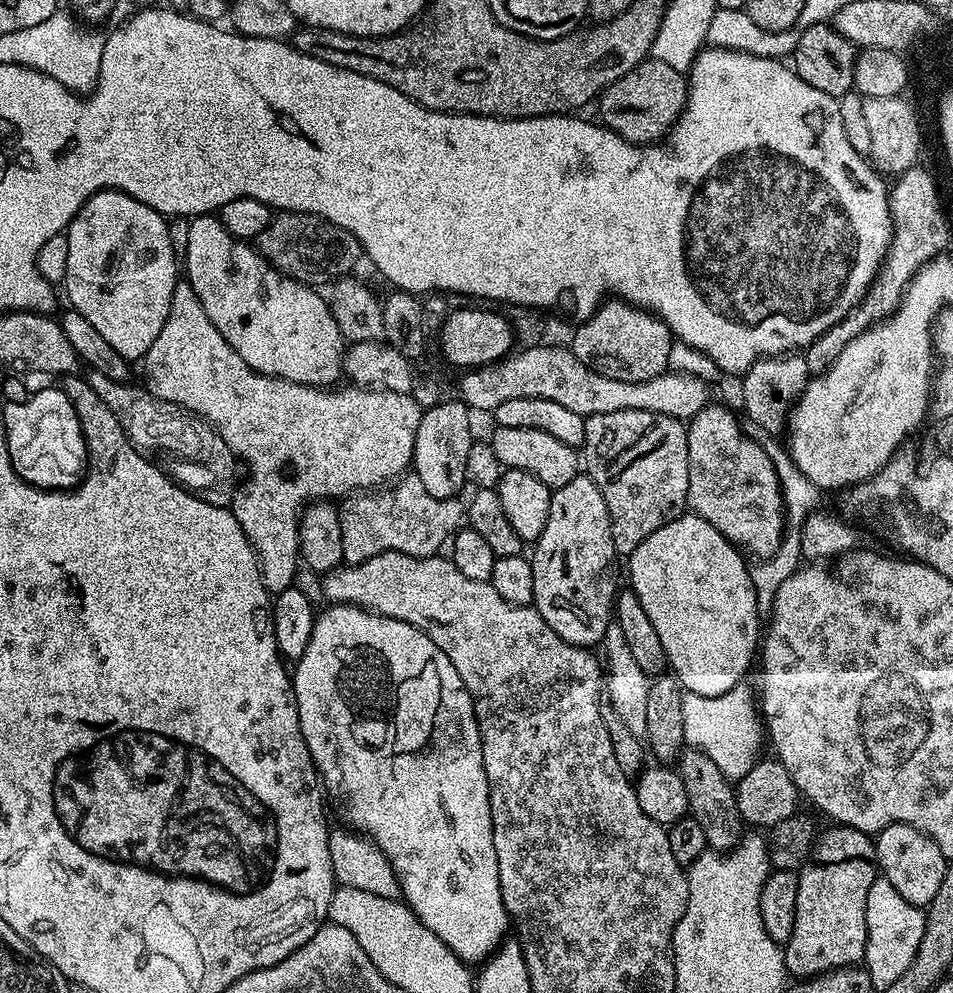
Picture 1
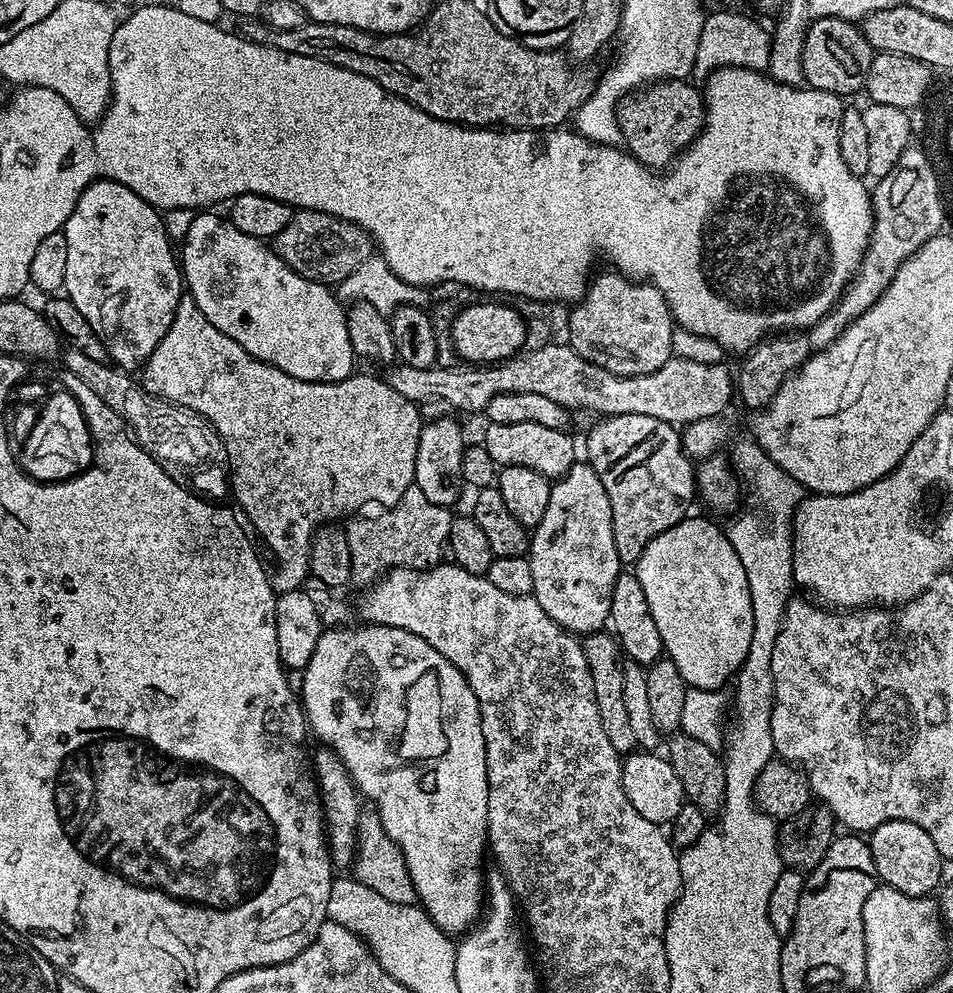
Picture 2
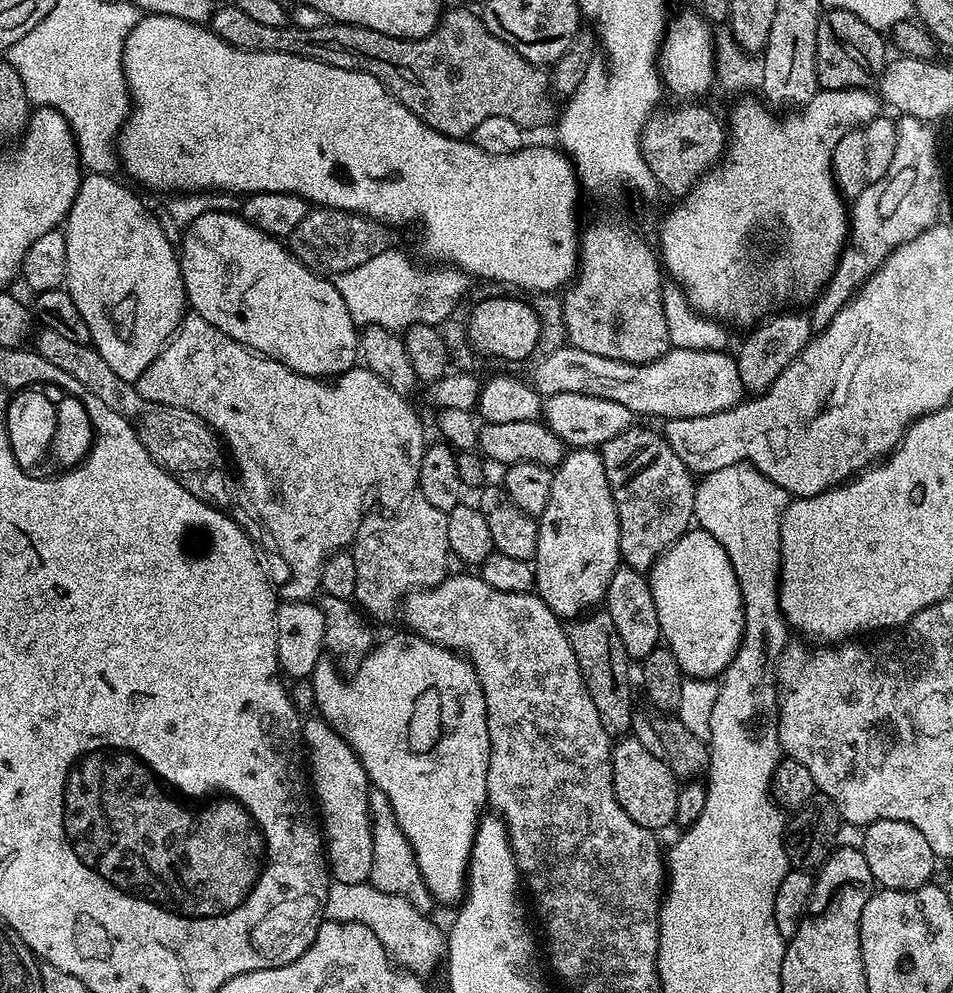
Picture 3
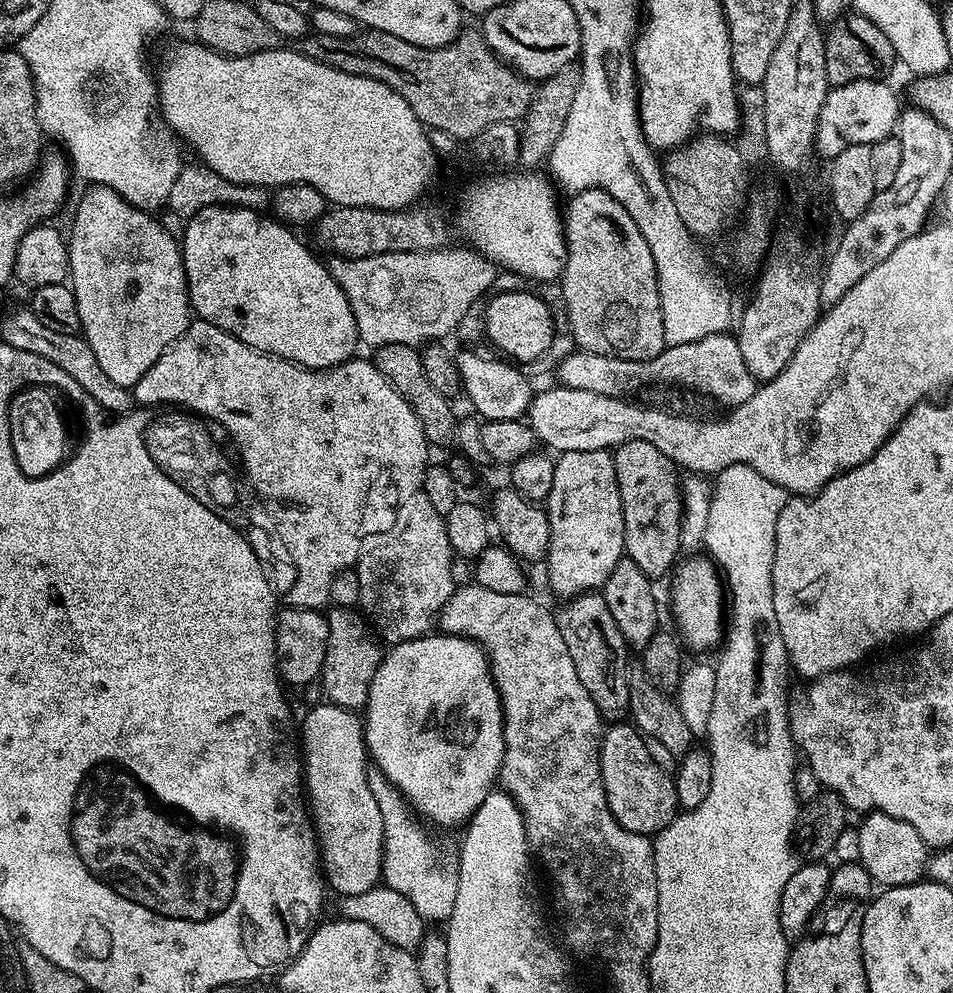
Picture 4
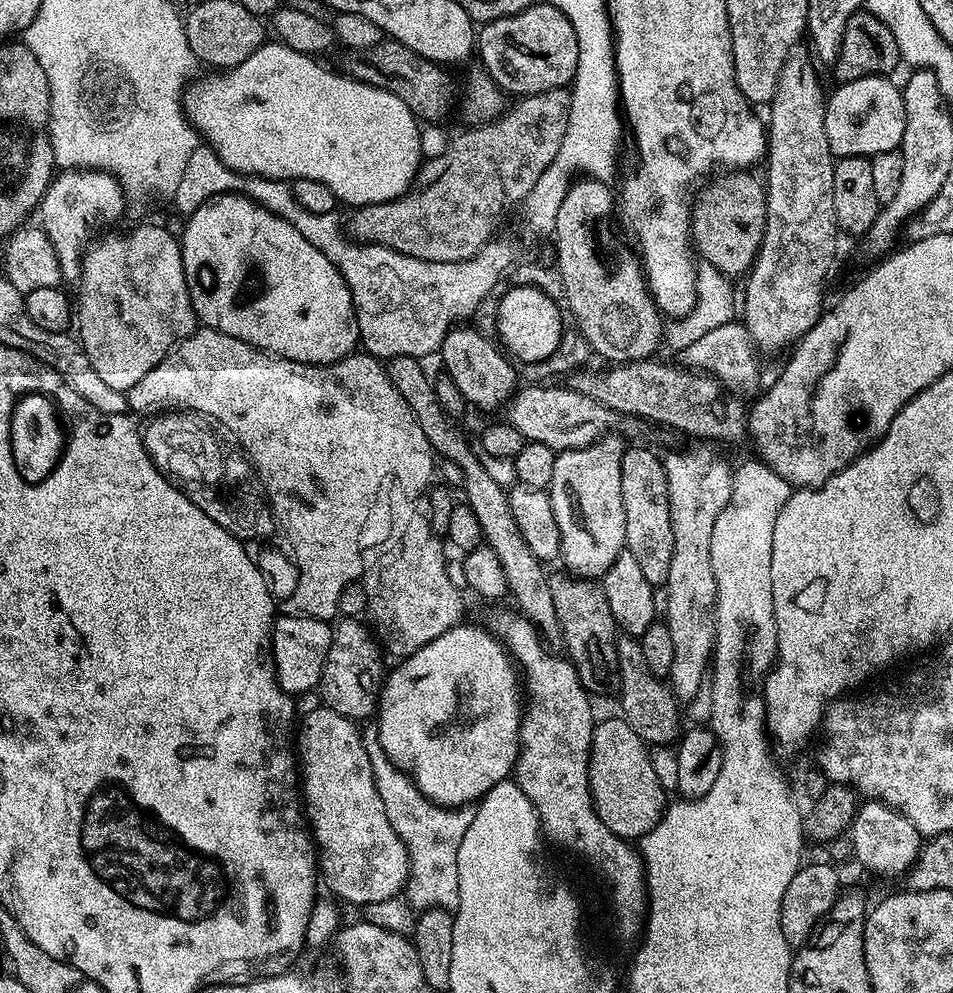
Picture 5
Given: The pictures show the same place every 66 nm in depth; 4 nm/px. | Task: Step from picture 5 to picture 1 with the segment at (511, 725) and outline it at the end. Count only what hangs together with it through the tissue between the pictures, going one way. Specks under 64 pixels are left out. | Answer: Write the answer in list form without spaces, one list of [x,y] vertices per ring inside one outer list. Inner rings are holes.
[[[332,604],[328,606],[325,612],[321,611],[317,615],[314,622],[314,630],[310,634],[310,643],[306,645],[306,654],[302,654],[302,658],[295,661],[294,671],[291,673],[290,679],[292,681],[292,693],[296,696],[296,709],[298,710],[298,718],[302,726],[302,738],[310,750],[313,762],[316,763],[316,770],[320,774],[320,779],[323,787],[326,789],[327,795],[331,799],[333,796],[340,803],[340,812],[344,815],[345,822],[348,823],[345,825],[349,829],[363,835],[371,836],[372,841],[383,850],[386,858],[394,866],[394,874],[400,883],[400,895],[404,903],[412,909],[412,913],[422,923],[430,926],[430,930],[434,930],[434,934],[438,934],[438,938],[442,938],[442,942],[446,942],[446,946],[450,946],[450,950],[454,950],[454,954],[458,954],[460,960],[463,960],[469,966],[476,966],[487,960],[504,943],[506,937],[509,935],[510,917],[506,906],[502,902],[502,890],[500,889],[500,879],[498,878],[498,854],[494,850],[494,830],[492,829],[492,811],[490,810],[490,798],[488,797],[488,779],[486,778],[486,766],[484,765],[482,746],[480,745],[480,722],[474,714],[474,706],[472,705],[470,694],[466,690],[462,678],[458,678],[458,670],[454,670],[454,666],[450,666],[450,658],[446,658],[446,654],[442,650],[438,650],[438,646],[434,646],[432,639],[422,630],[418,630],[406,622],[395,620],[389,616],[380,616],[376,612],[369,612],[366,608],[358,608],[355,604]]]

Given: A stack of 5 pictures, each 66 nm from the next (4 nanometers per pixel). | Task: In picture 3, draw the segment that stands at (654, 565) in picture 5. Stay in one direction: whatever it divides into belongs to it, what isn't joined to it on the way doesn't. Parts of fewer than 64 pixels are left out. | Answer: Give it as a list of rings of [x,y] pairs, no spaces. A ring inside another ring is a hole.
[[[639,426],[627,428],[602,445],[599,454],[618,510],[620,559],[627,567],[647,573],[652,563],[693,523],[696,490],[693,473],[670,450],[657,429],[655,432]]]

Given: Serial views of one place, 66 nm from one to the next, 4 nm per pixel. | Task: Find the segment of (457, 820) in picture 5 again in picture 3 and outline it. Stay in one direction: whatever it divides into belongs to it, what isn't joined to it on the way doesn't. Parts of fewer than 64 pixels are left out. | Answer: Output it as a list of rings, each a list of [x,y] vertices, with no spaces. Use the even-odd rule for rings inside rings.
[[[369,787],[368,813],[372,823],[372,861],[370,862],[370,874],[367,883],[372,884],[378,890],[386,894],[394,894],[406,898],[414,910],[428,914],[433,910],[434,901],[422,874],[418,870],[418,862],[406,834],[398,826],[394,818],[394,810],[390,806],[390,798],[382,794],[382,790]]]

